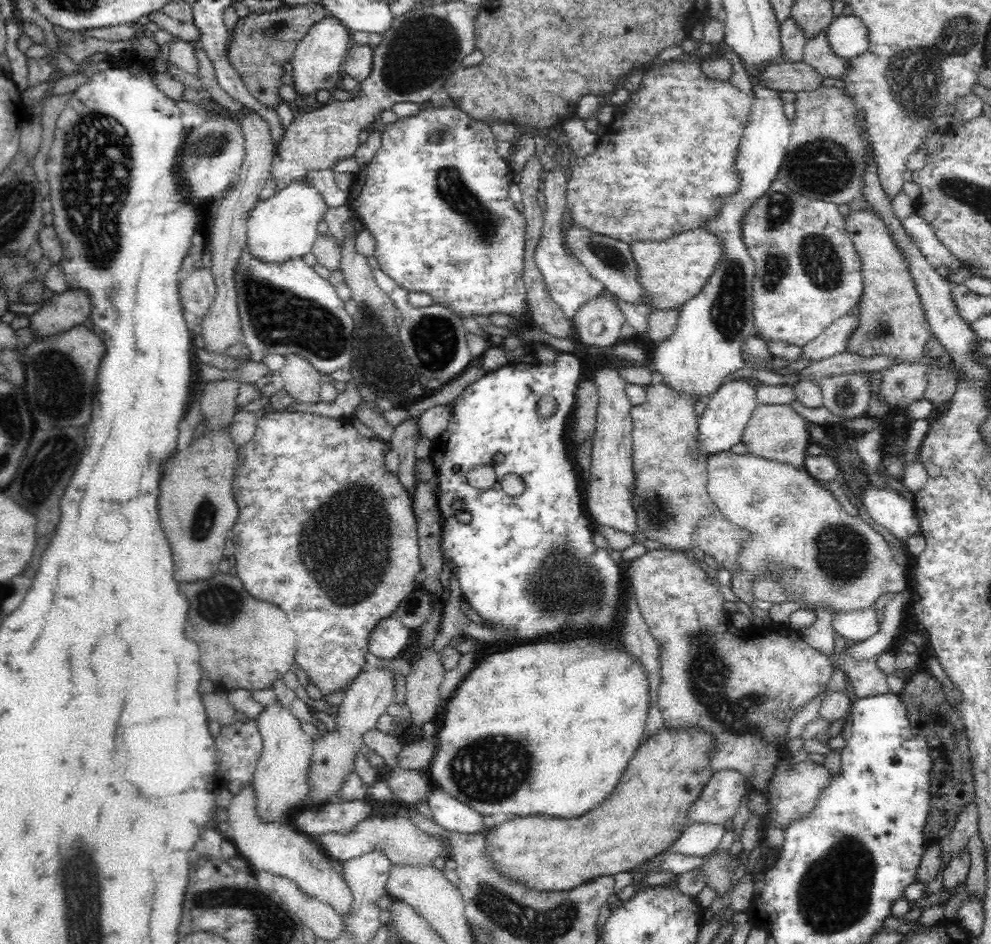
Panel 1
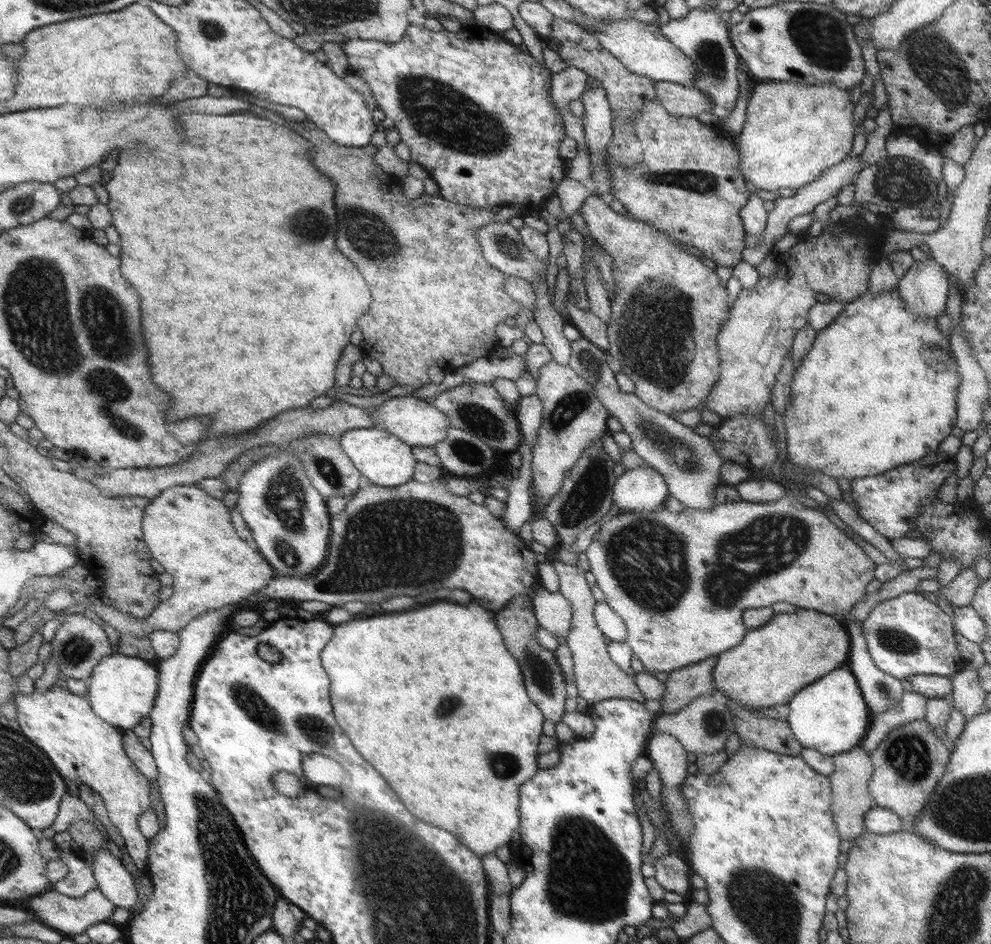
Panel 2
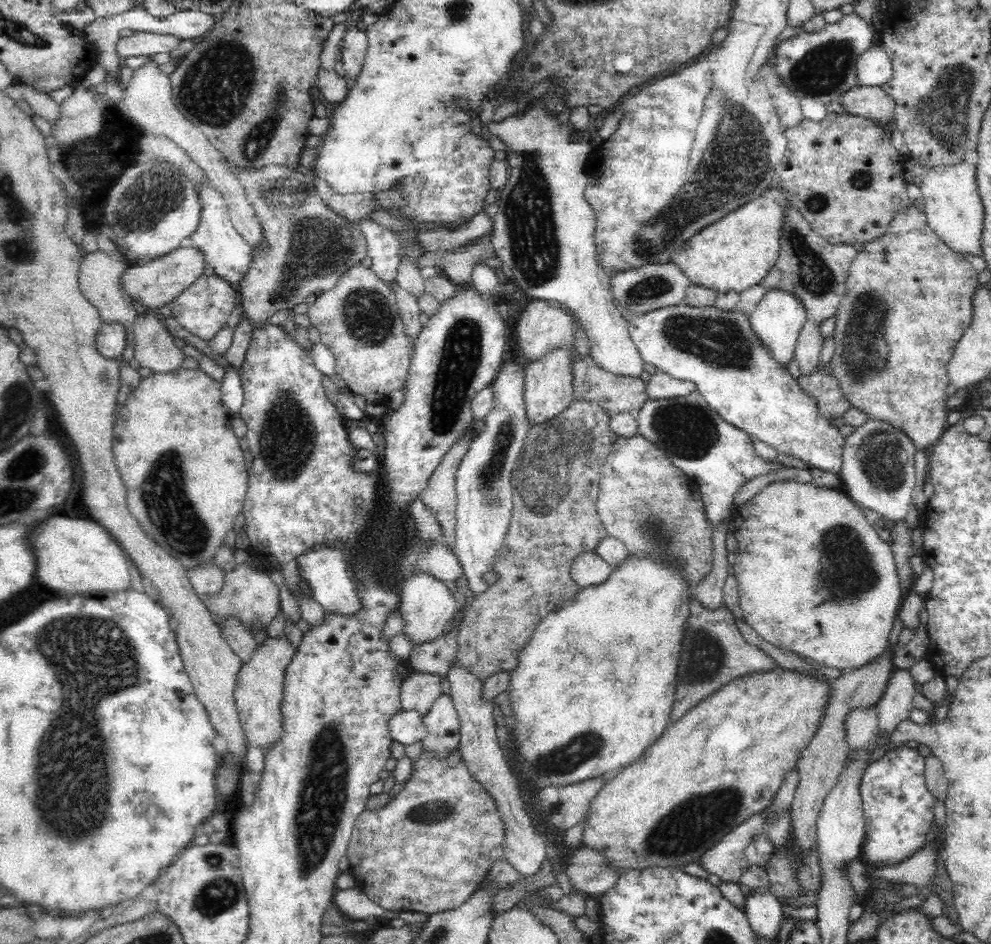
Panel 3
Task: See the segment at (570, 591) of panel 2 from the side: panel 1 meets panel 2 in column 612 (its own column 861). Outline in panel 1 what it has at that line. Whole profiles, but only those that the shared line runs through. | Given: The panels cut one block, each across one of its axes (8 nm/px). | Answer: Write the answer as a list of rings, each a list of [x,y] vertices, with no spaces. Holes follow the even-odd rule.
[[[664,548],[646,551],[644,556],[630,563],[627,574],[642,616],[659,646],[661,681],[657,704],[665,725],[671,730],[698,727],[711,733],[708,762],[713,772],[734,770],[742,775],[746,789],[761,794],[746,794],[746,807],[750,815],[756,815],[762,838],[770,823],[785,831],[795,818],[799,821],[807,817],[816,808],[818,795],[831,785],[834,776],[824,764],[816,761],[792,761],[794,752],[790,748],[792,739],[788,737],[788,726],[794,714],[823,690],[834,666],[840,666],[846,672],[850,684],[856,688],[858,699],[888,693],[887,677],[876,666],[876,660],[858,661],[844,652],[828,660],[820,651],[810,648],[796,630],[790,632],[776,626],[769,626],[768,630],[768,626],[759,624],[736,629],[730,614],[724,609],[727,595],[724,586],[716,578],[708,577],[699,564],[688,560],[683,552]]]

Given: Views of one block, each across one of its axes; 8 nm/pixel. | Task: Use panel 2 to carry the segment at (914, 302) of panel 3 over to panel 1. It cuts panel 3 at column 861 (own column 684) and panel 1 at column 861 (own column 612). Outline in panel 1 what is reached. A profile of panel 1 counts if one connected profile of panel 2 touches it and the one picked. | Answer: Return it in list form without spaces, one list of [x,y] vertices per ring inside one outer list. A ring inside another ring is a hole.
[[[851,210],[845,218],[849,237],[853,240],[858,256],[861,256],[861,273],[864,283],[856,306],[858,307],[858,324],[852,328],[844,344],[844,351],[862,358],[880,355],[888,357],[890,359],[888,367],[902,363],[914,363],[922,357],[926,358],[926,344],[932,336],[932,331],[901,248],[893,241],[886,223],[874,211]]]

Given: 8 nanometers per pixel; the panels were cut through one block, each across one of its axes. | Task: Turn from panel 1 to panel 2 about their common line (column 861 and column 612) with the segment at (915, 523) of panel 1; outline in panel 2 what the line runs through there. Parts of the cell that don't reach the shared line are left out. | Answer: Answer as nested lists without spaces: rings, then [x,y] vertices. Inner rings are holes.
[[[646,464],[633,470],[625,469],[612,489],[612,503],[617,505],[619,513],[661,509],[667,496],[666,480]]]

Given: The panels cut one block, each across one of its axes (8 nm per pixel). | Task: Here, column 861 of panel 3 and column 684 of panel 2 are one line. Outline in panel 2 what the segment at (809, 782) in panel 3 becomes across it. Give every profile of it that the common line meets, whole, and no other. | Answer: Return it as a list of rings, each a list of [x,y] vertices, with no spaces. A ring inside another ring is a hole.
[[[711,656],[669,672],[664,682],[663,696],[659,700],[658,714],[675,714],[698,696],[707,696],[715,692],[712,674],[716,662],[717,656]]]

